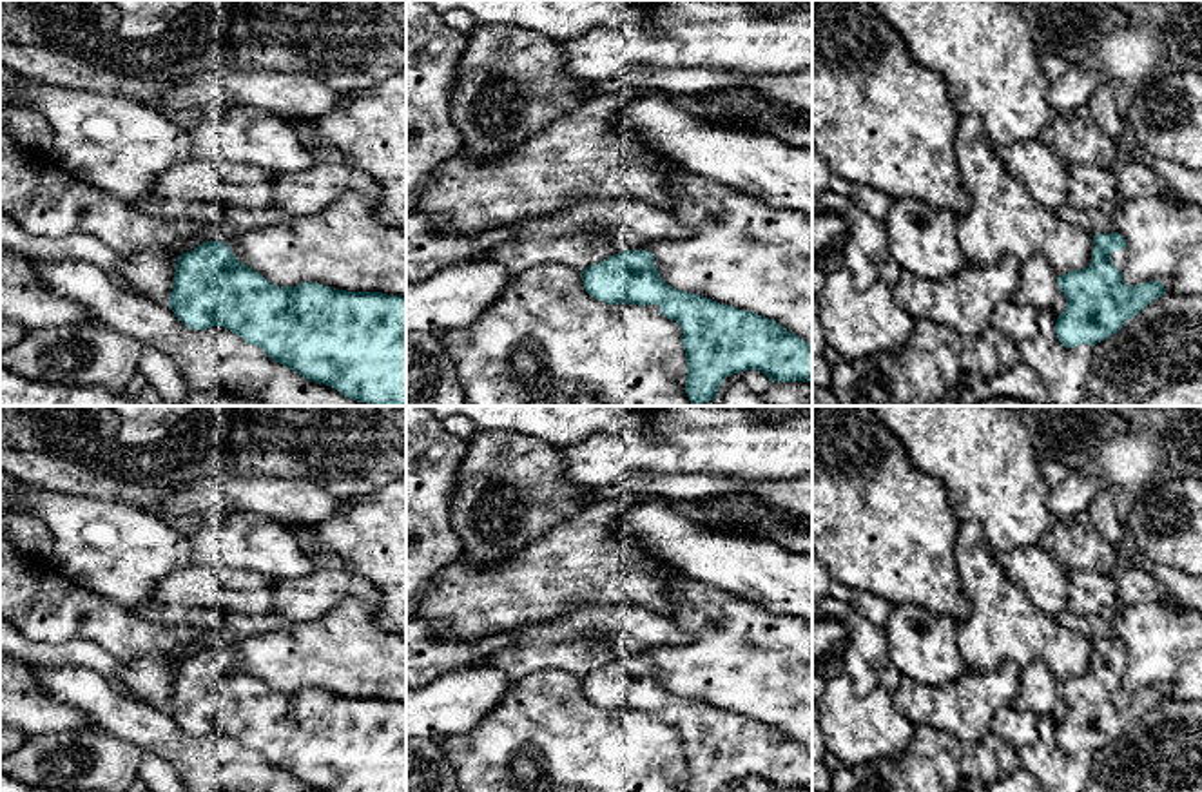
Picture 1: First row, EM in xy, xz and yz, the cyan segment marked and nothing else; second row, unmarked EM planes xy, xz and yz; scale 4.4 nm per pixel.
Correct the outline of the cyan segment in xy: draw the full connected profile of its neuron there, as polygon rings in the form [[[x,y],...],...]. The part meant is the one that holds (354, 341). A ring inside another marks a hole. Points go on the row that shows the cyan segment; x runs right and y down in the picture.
[[[205,241],[178,256],[169,297],[190,330],[223,326],[308,381],[368,406],[406,406],[406,297],[346,292],[319,283],[277,286],[243,265],[225,241]]]

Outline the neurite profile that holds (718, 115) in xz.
[[[673,94],[673,96],[680,107],[683,107],[691,114],[700,116],[707,121],[712,121],[718,125],[751,129],[751,130],[767,130],[765,127],[758,125],[756,116],[751,112],[740,112],[736,109],[712,105],[691,94]]]

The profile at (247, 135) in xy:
[[[256,107],[199,118],[185,132],[198,159],[248,163],[274,176],[305,172],[317,161],[285,116]]]

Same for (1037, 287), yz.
[[[1035,256],[1021,263],[1015,301],[1037,312],[1050,312],[1055,317],[1064,312],[1066,295],[1061,292],[1057,274],[1044,257]]]

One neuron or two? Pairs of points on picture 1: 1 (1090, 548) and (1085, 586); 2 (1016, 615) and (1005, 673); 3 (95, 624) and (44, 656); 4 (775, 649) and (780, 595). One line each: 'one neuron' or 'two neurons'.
1: two neurons
2: two neurons
3: two neurons
4: two neurons

